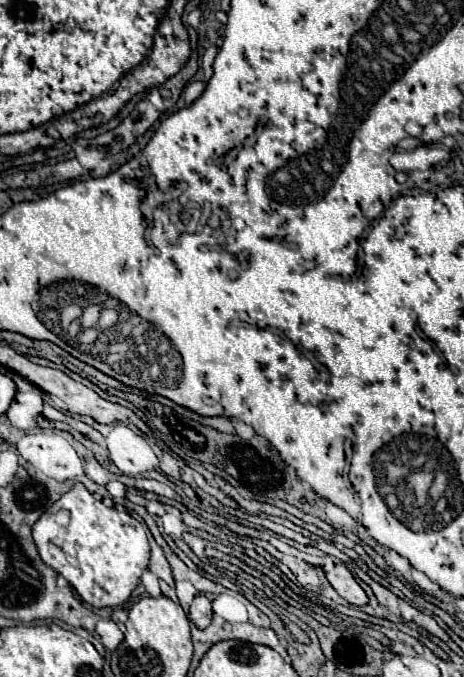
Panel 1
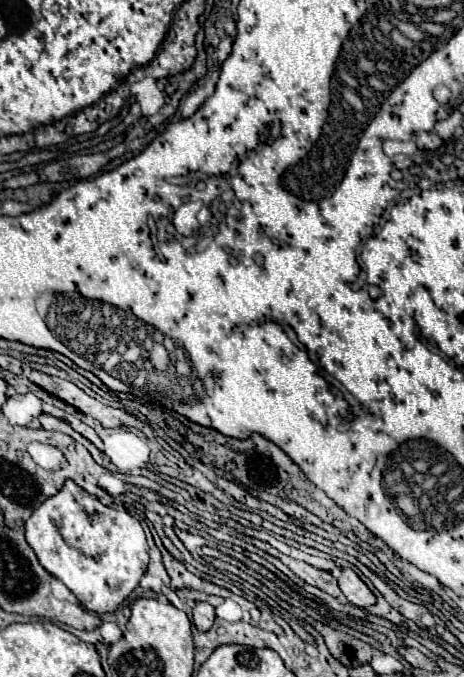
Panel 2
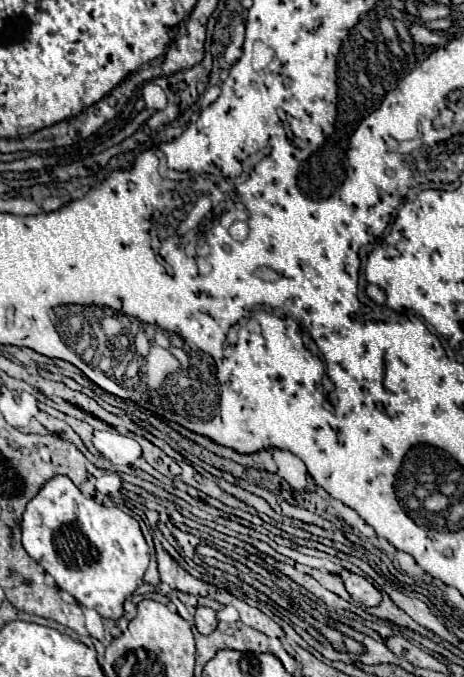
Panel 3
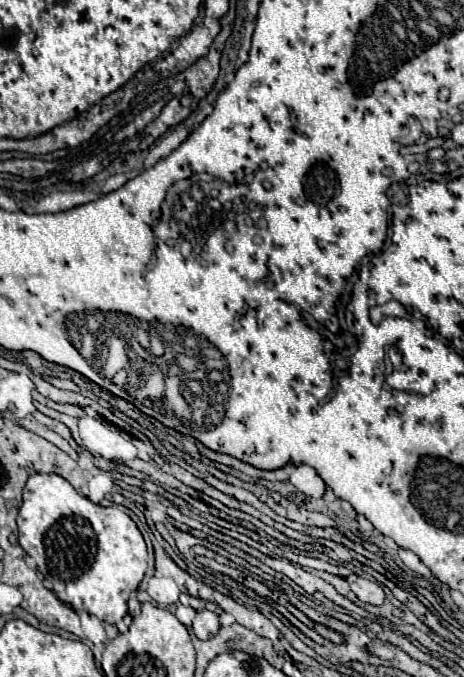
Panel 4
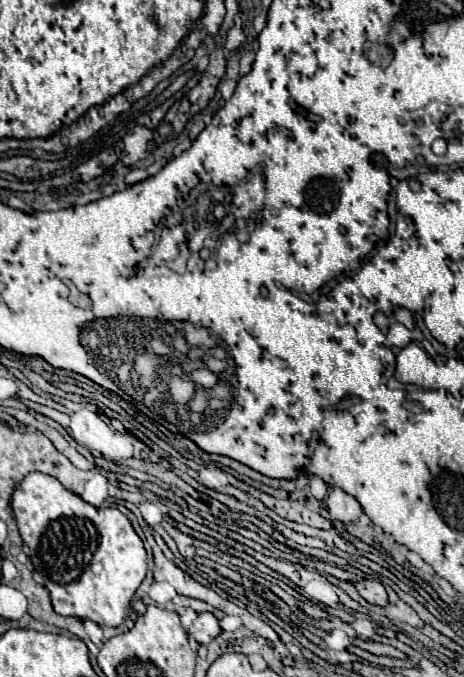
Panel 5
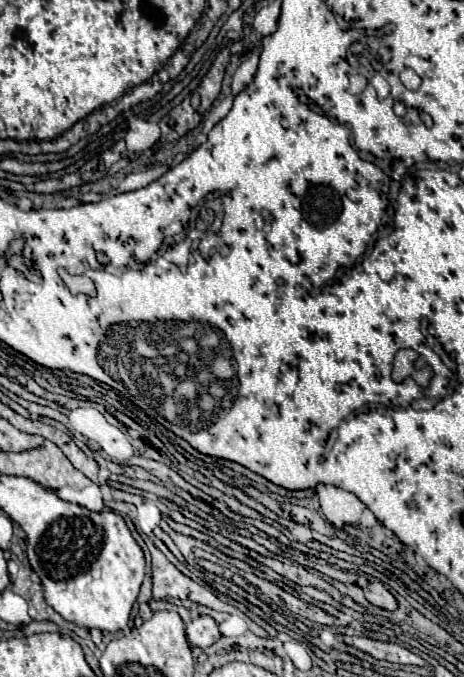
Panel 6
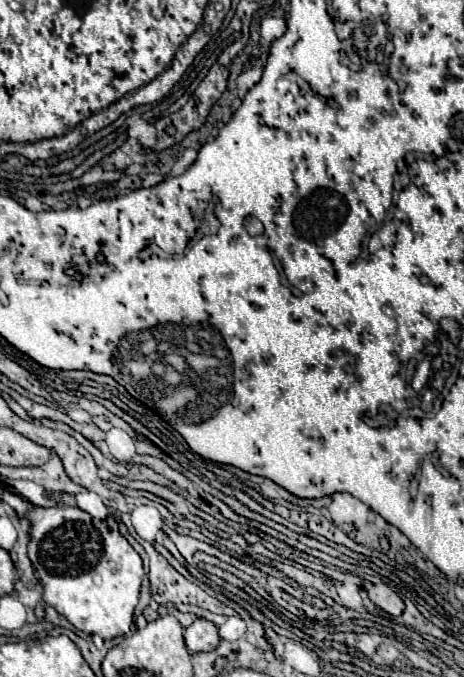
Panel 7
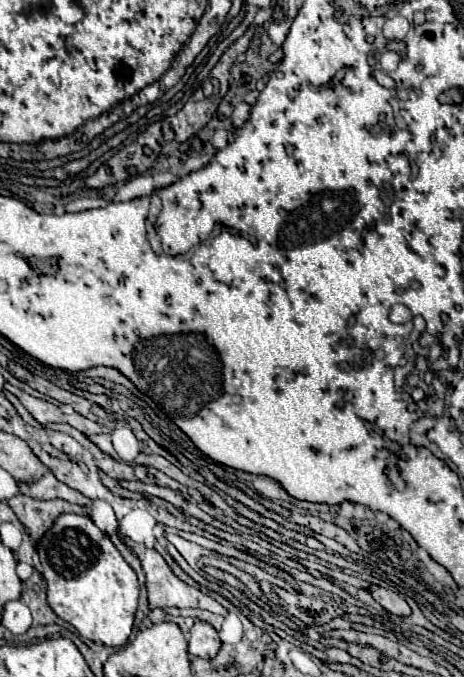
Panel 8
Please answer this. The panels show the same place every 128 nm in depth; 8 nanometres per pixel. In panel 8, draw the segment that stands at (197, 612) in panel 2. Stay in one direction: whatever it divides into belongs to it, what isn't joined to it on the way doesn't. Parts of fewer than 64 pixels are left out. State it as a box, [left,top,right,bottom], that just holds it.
[188,620,222,658]

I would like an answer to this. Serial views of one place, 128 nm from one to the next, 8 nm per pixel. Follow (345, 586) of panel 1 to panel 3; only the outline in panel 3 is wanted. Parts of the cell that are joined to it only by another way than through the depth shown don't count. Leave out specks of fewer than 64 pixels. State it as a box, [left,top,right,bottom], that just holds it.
[342,572,382,606]

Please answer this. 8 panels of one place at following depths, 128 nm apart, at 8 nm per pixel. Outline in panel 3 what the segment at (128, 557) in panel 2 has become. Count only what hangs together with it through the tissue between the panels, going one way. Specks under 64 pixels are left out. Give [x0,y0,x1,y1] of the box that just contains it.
[22,476,150,620]

